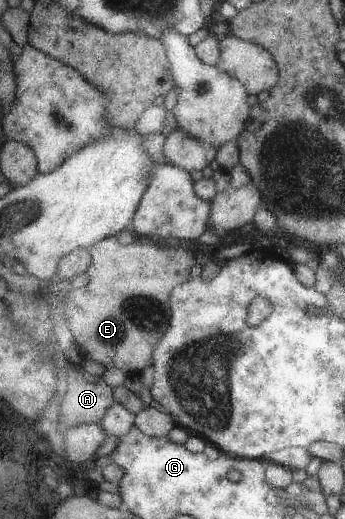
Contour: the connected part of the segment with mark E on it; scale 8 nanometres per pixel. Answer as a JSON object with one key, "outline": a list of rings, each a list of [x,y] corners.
{"outline":[[[115,235],[91,245],[89,250],[92,256],[92,265],[88,268],[89,284],[69,292],[69,298],[64,302],[65,316],[85,358],[96,360],[106,367],[117,367],[127,376],[133,374],[137,378],[143,368],[154,364],[154,350],[171,322],[170,294],[192,278],[189,272],[197,262],[195,254],[178,246],[158,246],[141,240],[123,245],[119,244]]]}

